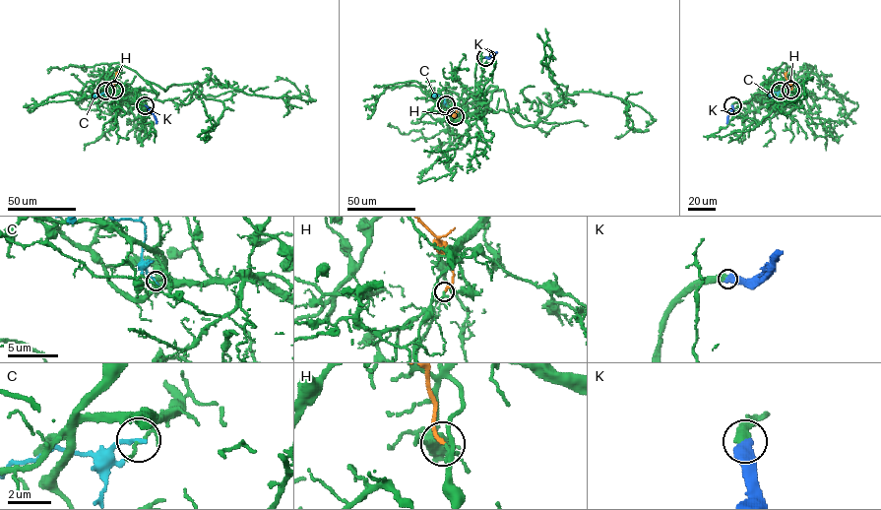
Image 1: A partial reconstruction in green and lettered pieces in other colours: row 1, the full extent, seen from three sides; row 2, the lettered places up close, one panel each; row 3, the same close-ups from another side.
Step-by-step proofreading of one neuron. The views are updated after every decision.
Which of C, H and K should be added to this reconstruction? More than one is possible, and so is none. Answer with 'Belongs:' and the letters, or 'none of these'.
Belongs: H, K

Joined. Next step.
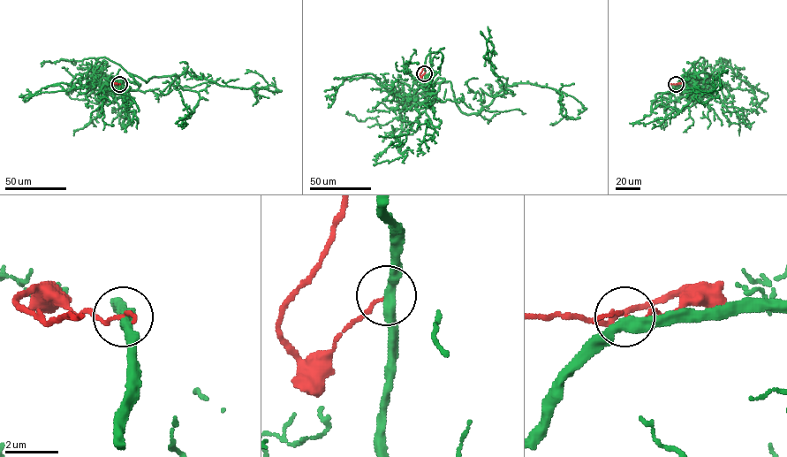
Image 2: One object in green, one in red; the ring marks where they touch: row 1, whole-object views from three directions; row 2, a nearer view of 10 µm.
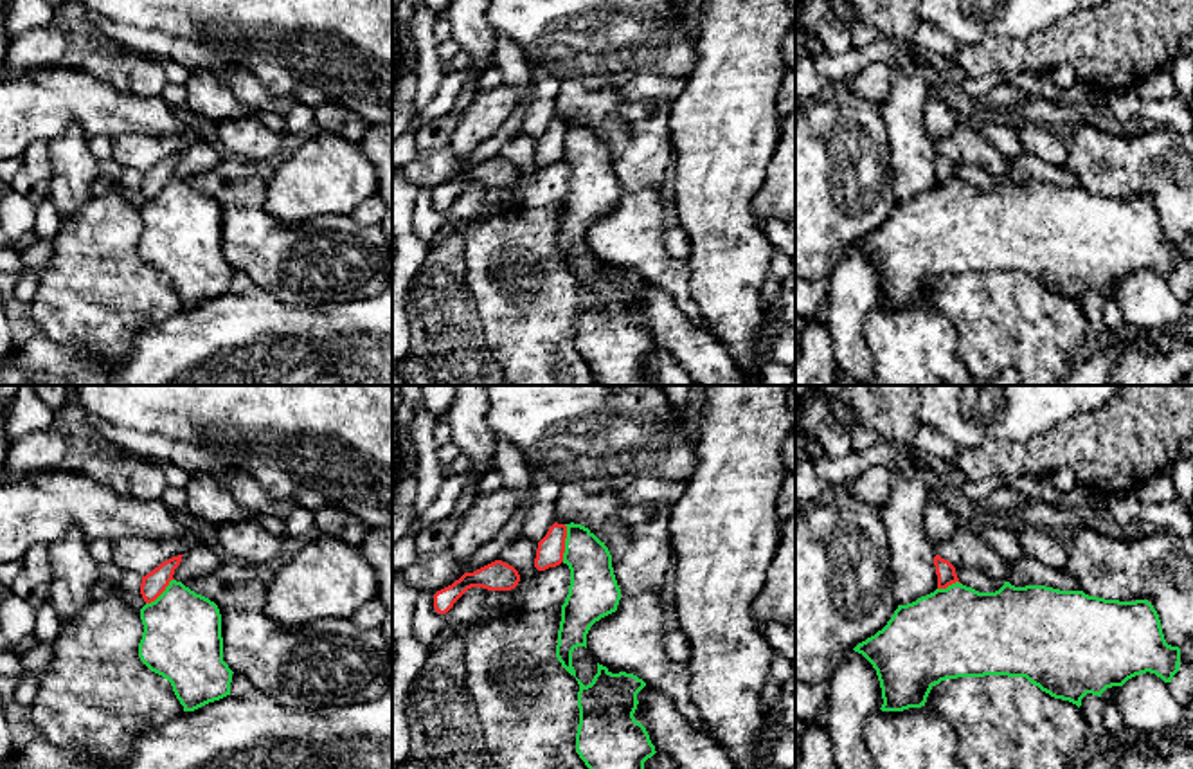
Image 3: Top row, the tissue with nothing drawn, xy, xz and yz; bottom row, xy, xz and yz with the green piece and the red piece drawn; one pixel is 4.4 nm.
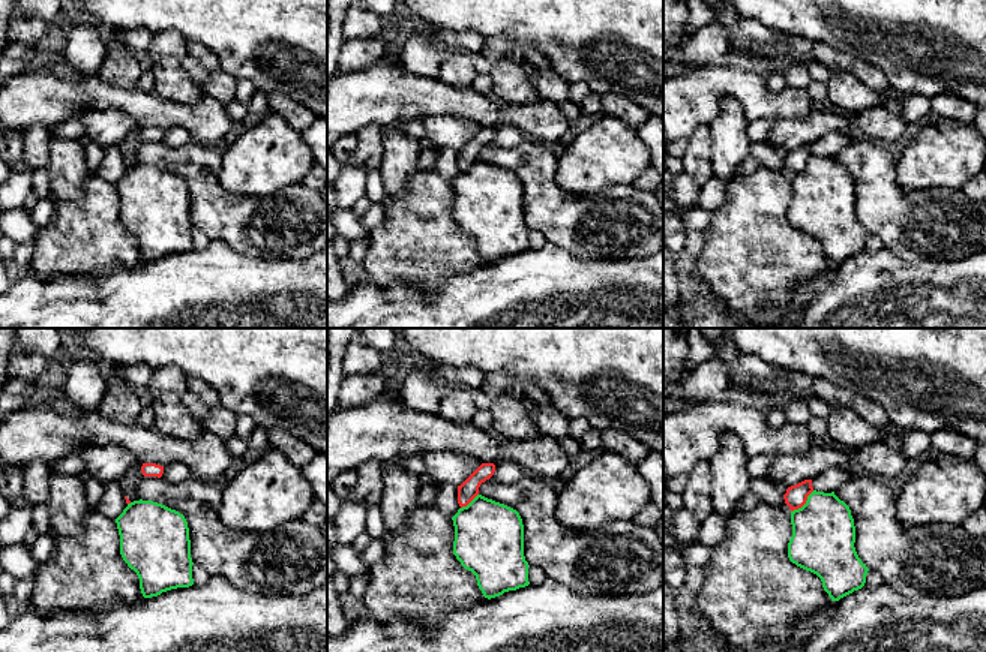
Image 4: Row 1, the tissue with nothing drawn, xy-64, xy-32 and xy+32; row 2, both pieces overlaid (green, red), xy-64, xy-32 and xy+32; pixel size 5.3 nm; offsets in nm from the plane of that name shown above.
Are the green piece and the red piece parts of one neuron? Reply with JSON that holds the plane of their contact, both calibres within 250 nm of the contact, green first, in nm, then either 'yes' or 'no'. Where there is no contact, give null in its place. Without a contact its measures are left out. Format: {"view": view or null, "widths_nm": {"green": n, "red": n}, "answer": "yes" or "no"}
{"view": "xz", "widths_nm": {"green": 220, "red": 120}, "answer": "no"}

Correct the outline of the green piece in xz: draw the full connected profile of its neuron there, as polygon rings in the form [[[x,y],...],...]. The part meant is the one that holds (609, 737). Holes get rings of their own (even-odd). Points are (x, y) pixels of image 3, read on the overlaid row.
[[[597,663],[597,674],[594,675],[590,684],[585,686],[578,677],[576,681],[579,684],[579,692],[578,692],[579,724],[578,724],[578,733],[576,733],[576,751],[579,758],[585,762],[585,765],[588,769],[644,769],[644,762],[657,753],[655,746],[650,740],[646,728],[641,722],[637,722],[633,717],[637,704],[639,704],[637,693],[646,686],[646,683],[633,674],[626,674],[626,672],[612,674],[606,666],[599,663]]]

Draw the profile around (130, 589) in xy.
[[[124,573],[122,584],[117,589],[117,594],[135,609],[142,609],[146,605],[140,594],[142,576],[137,573]]]

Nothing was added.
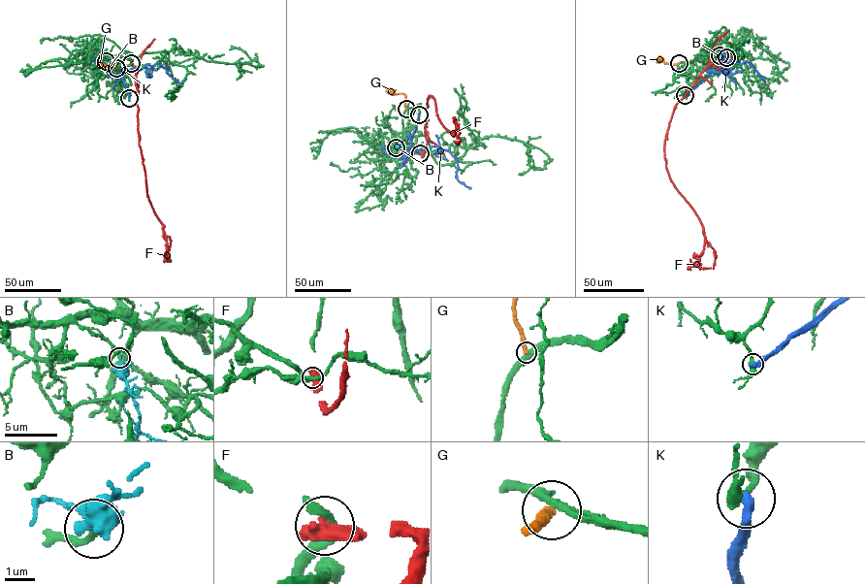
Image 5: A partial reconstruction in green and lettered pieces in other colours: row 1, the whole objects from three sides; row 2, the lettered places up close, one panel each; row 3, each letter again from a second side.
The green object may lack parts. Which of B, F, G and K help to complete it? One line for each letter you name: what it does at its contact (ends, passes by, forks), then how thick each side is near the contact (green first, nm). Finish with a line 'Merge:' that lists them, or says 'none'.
B: it ends there; 200 nm thick on the green side, 240 nm on the other
Merge: B

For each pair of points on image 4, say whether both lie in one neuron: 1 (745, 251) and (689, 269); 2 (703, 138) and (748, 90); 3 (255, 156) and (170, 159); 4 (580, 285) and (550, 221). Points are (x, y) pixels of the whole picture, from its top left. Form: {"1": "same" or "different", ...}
{"1": "different", "2": "different", "3": "different", "4": "different"}

